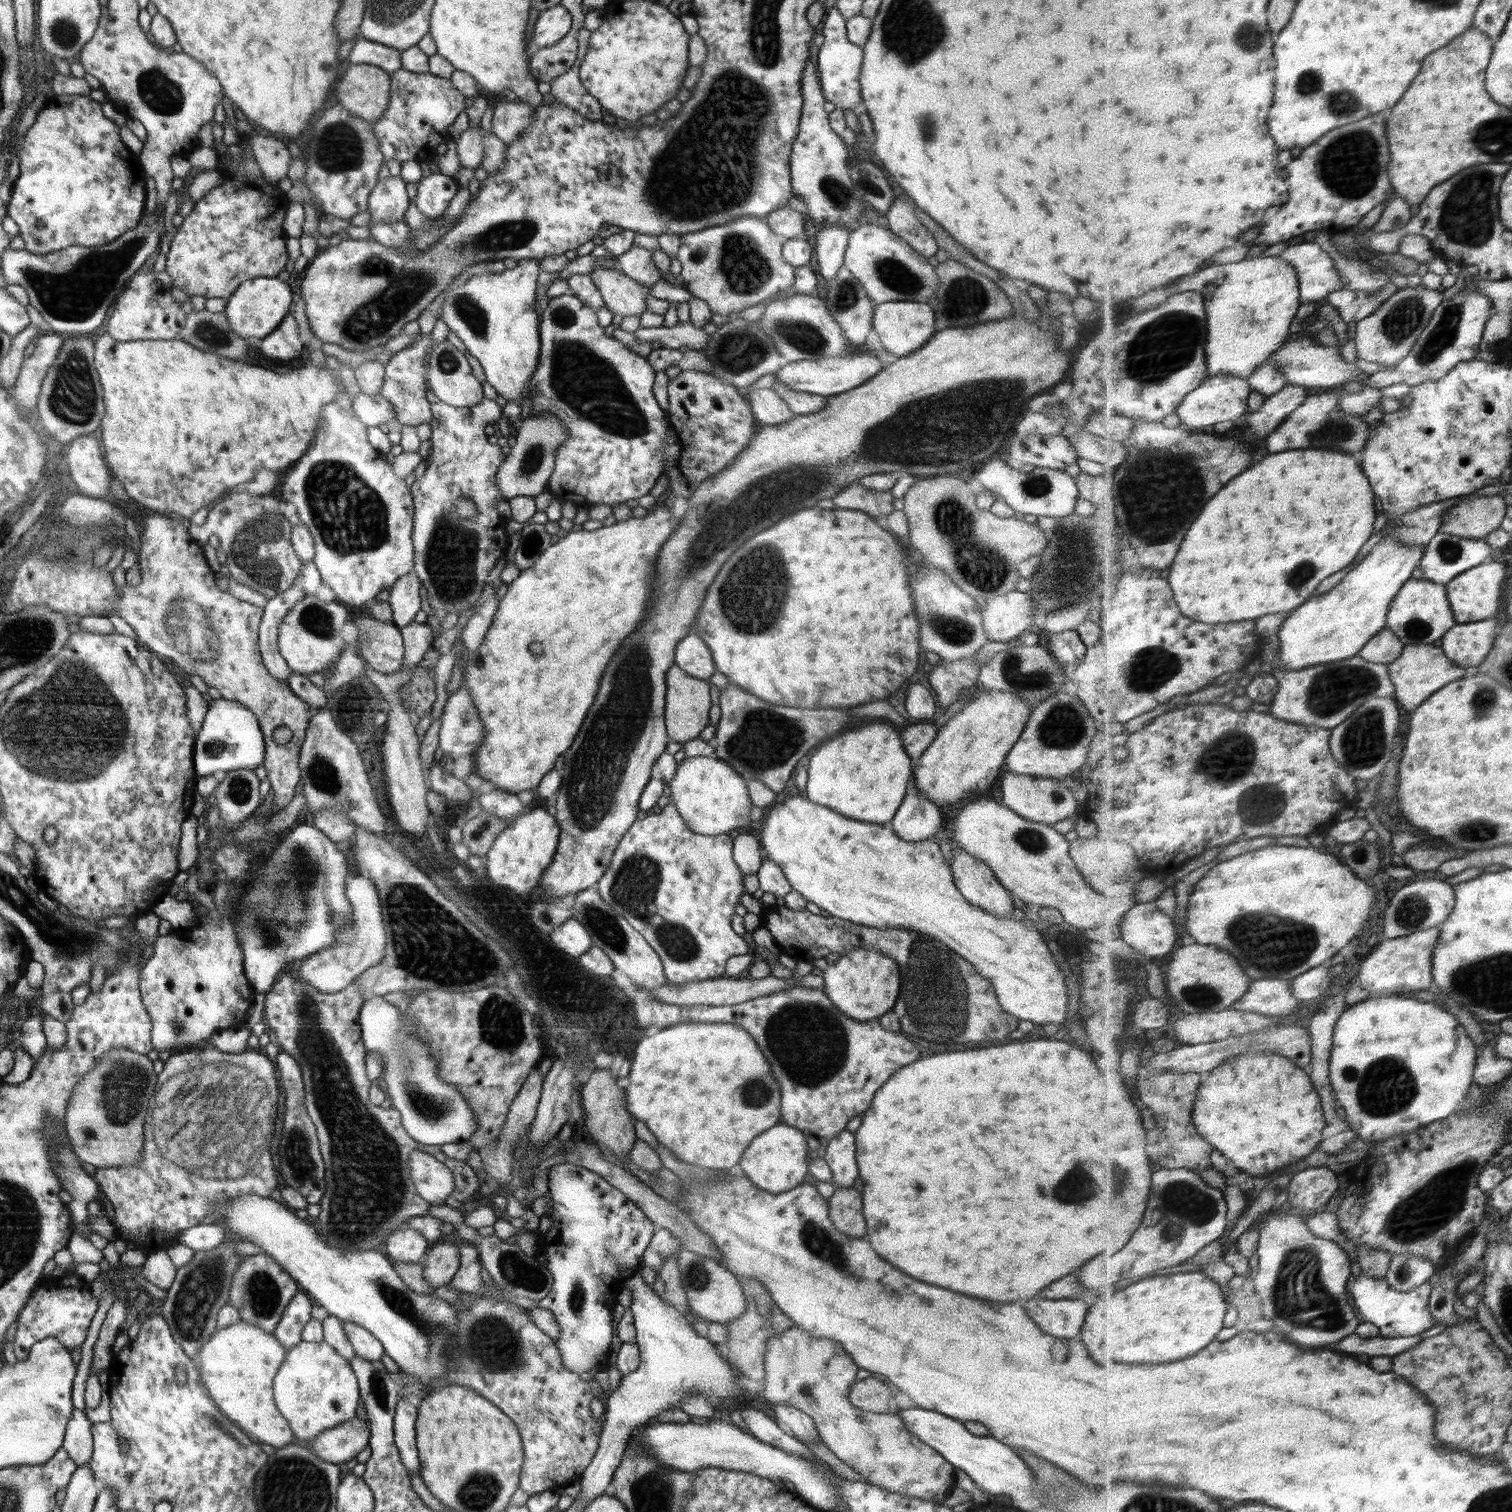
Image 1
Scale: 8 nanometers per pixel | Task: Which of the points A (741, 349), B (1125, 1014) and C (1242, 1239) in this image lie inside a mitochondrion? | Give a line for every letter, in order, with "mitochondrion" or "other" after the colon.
A: mitochondrion
B: other
C: other

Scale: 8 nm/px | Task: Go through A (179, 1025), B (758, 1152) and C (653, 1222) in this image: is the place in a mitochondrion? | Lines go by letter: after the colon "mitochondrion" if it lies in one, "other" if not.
A: mitochondrion
B: other
C: other

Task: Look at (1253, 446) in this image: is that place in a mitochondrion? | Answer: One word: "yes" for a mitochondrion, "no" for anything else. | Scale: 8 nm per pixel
no

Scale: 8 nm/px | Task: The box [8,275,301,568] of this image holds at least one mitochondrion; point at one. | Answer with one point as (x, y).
(73, 399)

